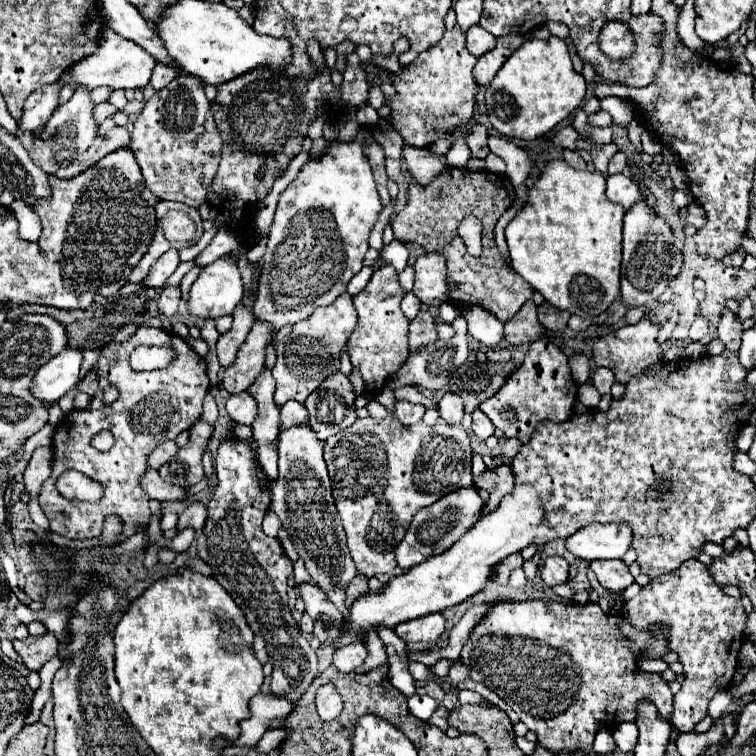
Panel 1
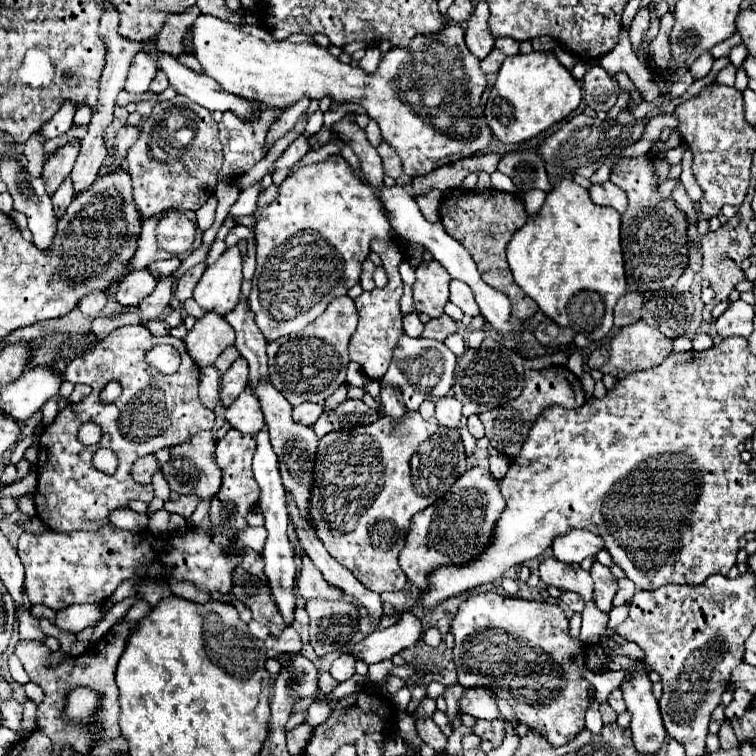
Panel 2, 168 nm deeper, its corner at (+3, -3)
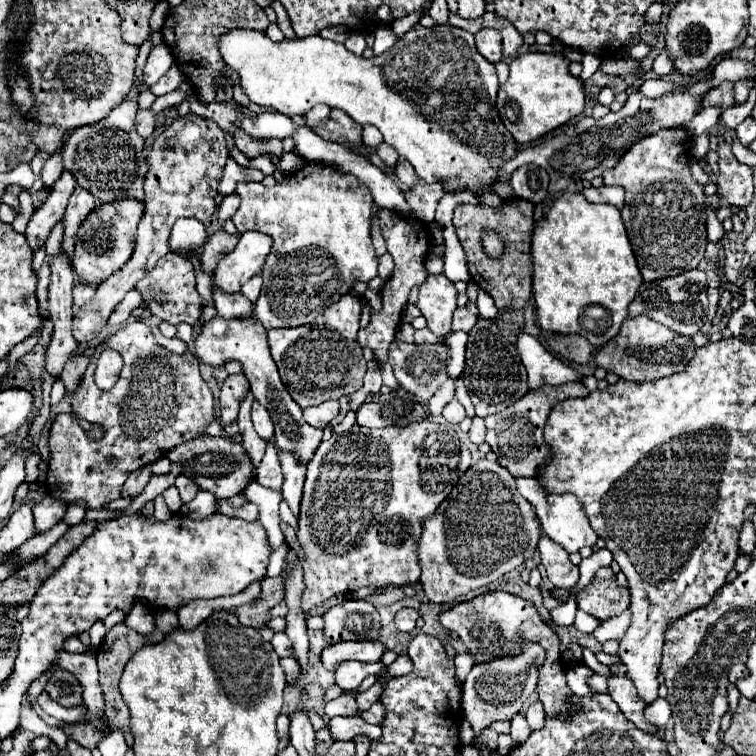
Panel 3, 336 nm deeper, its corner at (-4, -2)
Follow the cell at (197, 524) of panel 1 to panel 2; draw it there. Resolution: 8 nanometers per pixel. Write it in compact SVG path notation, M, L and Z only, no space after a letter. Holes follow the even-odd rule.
M180 495L176 501L166 501L164 509L168 513L178 513L182 517L190 517L198 503L200 503L200 499L194 497L194 495Z

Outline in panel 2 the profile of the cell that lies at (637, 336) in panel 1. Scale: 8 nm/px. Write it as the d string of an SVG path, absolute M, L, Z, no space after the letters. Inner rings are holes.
M634 323L634 325L626 325L622 327L608 345L608 359L600 363L600 371L614 375L616 379L624 379L630 373L636 371L646 371L652 369L656 365L660 365L668 355L672 353L672 339L664 337L658 329L654 329L652 325L646 323Z

